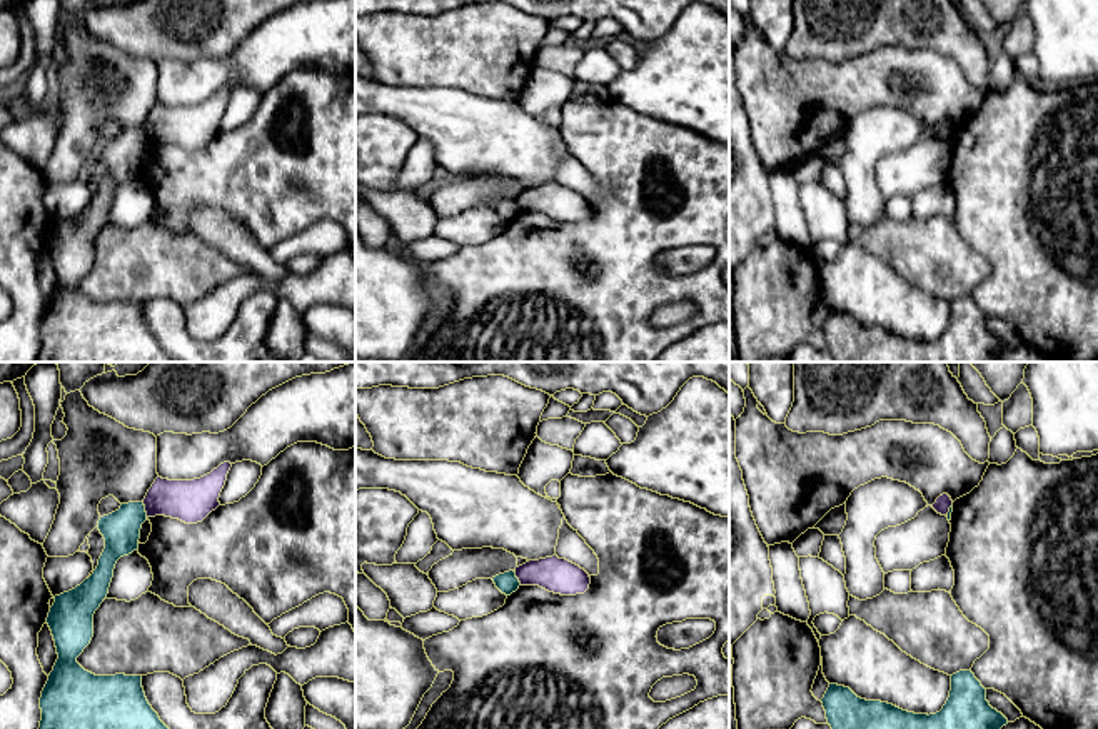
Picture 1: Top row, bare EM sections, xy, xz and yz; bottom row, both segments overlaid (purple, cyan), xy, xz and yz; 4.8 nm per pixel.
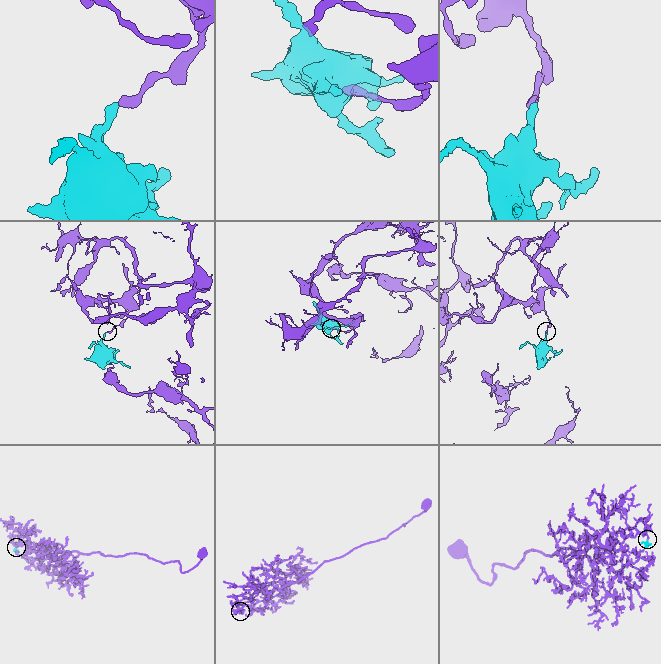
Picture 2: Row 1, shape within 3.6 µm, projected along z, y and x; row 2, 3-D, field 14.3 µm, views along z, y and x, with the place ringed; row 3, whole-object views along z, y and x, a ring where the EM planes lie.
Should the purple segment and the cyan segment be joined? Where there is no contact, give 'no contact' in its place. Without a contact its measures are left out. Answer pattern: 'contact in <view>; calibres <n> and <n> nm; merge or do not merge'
contact in xy; calibres 200 and 190 nm; do not merge

